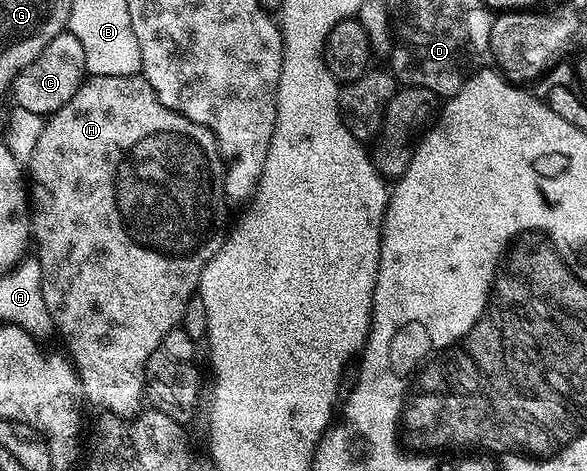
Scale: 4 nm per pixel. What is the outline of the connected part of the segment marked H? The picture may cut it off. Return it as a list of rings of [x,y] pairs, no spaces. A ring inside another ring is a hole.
[[[140,73],[123,77],[89,75],[79,85],[75,97],[71,97],[71,101],[63,105],[63,109],[45,119],[43,133],[39,133],[39,142],[35,144],[27,161],[27,179],[32,184],[31,239],[35,247],[37,243],[35,258],[41,266],[43,301],[47,301],[47,313],[51,313],[56,334],[61,334],[61,339],[65,342],[64,350],[76,370],[81,395],[89,398],[95,406],[102,407],[102,412],[118,417],[132,417],[143,407],[141,399],[143,403],[147,357],[160,351],[161,342],[167,337],[167,333],[179,326],[189,300],[198,294],[201,274],[207,261],[211,261],[211,257],[215,257],[215,253],[219,253],[225,243],[227,196],[223,182],[223,160],[217,149],[217,138],[203,125],[183,117],[178,111],[167,109],[167,105],[157,100],[157,94]]]

